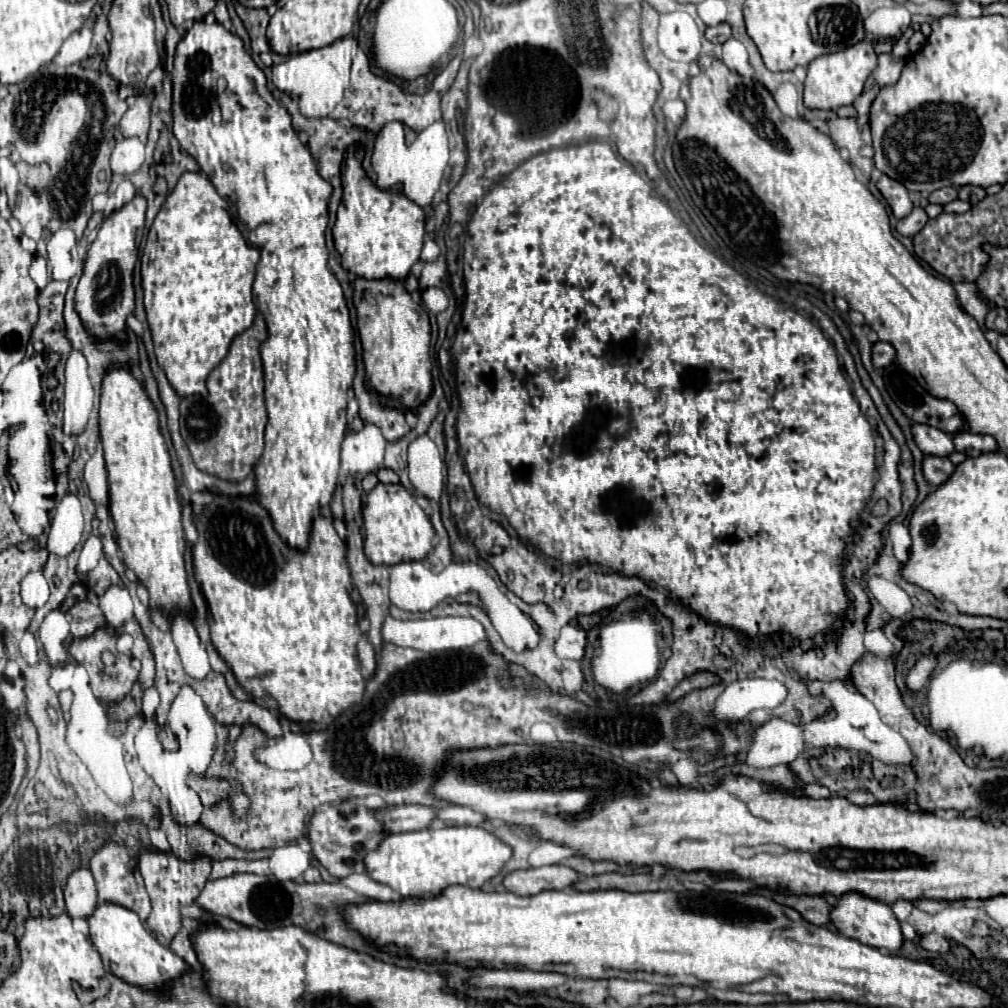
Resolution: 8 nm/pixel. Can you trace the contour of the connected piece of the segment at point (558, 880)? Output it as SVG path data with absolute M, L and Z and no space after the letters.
M541 866L509 872L503 886L517 896L533 896L543 890L565 890L577 880L579 874L567 866Z

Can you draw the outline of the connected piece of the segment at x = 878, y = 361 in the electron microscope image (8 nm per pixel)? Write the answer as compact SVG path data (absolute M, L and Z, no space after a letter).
M875 342L873 344L873 366L885 368L895 360L895 348L889 342Z

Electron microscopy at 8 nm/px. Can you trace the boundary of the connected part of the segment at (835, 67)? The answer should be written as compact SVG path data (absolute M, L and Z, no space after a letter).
M865 40L835 54L825 54L815 58L807 68L805 106L819 110L837 110L841 106L853 104L853 100L863 92L863 84L875 68L877 68L877 52L873 44Z

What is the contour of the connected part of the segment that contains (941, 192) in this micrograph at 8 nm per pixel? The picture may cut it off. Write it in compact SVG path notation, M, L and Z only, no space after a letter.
M939 188L935 192L929 194L929 202L933 204L947 204L947 202L953 202L957 198L957 190L955 188Z

